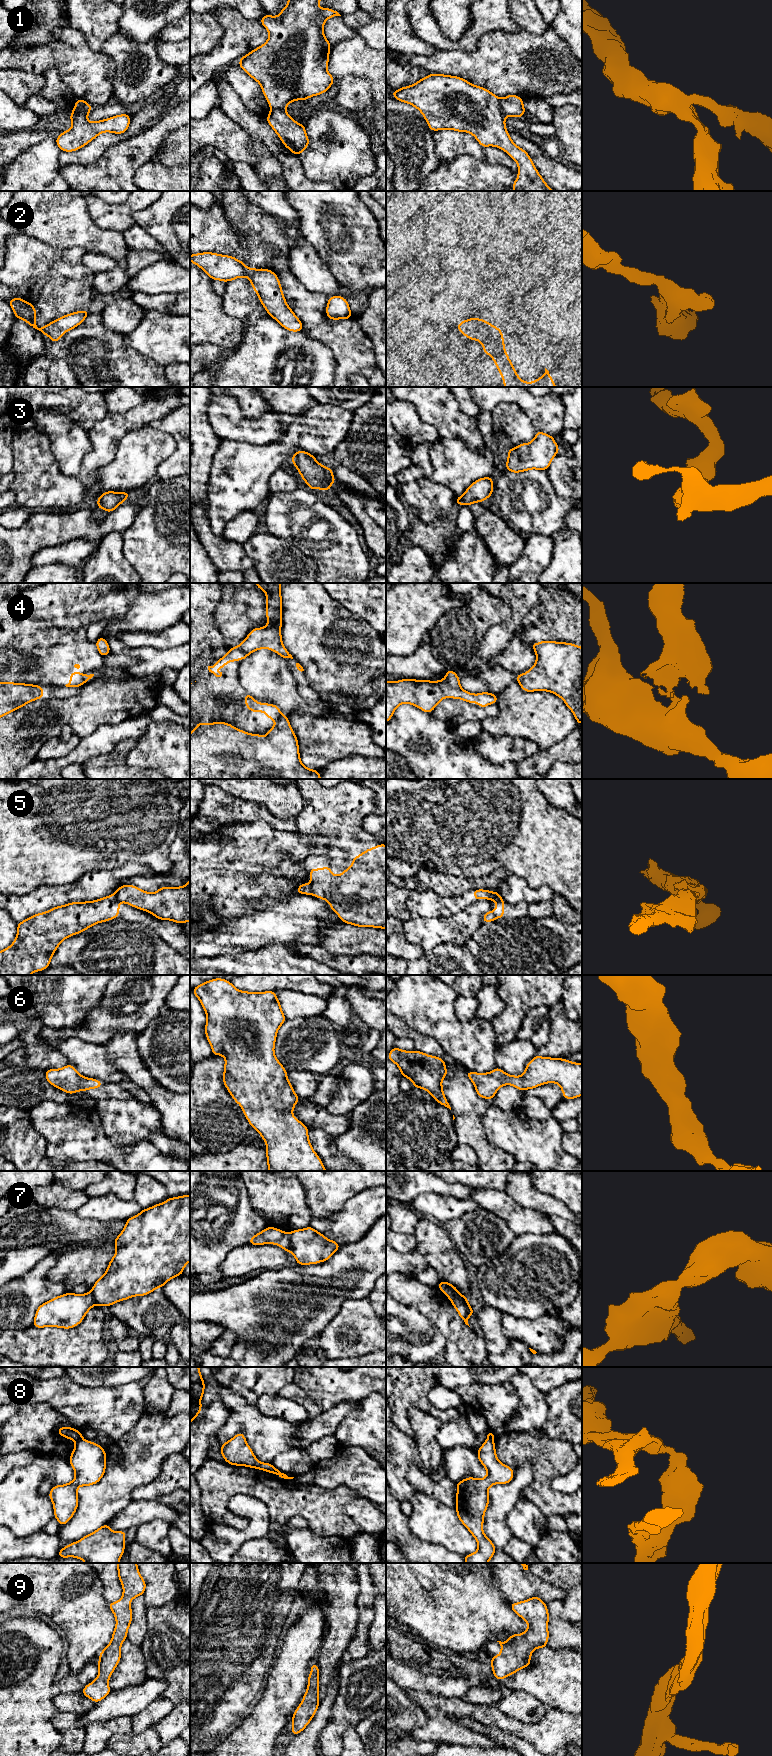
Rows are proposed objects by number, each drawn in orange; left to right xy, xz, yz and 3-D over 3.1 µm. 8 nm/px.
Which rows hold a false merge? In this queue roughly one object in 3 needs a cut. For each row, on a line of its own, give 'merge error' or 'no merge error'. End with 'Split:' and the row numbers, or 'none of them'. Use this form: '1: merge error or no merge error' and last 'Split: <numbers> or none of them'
1: merge error
2: no merge error
3: no merge error
4: merge error
5: merge error
6: no merge error
7: merge error
8: merge error
9: no merge error
Split: 1, 4, 5, 7, 8

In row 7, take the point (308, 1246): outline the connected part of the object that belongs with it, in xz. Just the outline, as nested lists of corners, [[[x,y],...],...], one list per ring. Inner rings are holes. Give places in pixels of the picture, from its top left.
[[[310,1225],[288,1233],[291,1253],[298,1265],[324,1262],[341,1247],[336,1241],[327,1239]]]

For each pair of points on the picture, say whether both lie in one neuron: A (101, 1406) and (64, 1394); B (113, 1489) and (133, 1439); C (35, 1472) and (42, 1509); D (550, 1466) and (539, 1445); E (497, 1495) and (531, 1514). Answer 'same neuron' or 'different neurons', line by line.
A: same neuron
B: same neuron
C: same neuron
D: same neuron
E: different neurons

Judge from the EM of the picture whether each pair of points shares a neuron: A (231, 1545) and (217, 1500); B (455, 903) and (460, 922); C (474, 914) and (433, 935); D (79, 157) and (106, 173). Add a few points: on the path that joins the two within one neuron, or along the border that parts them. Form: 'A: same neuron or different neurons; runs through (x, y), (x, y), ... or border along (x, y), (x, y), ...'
A: different neurons; border along (209, 1520), (235, 1528), (244, 1528), (248, 1523)
B: different neurons; border along (476, 901), (449, 916), (438, 917)
C: same neuron; runs through (464, 922), (450, 929), (443, 929)
D: different neurons; border along (108, 147), (90, 163), (68, 165)

